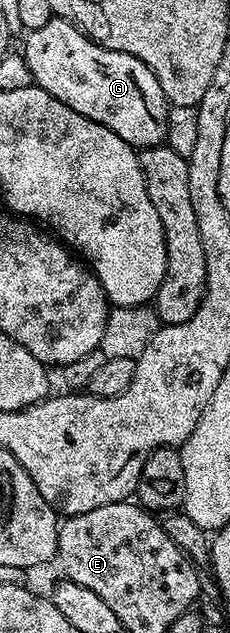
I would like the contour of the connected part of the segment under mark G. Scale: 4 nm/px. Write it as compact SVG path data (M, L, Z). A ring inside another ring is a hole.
M54 17L42 25L42 29L34 29L23 36L22 54L26 65L30 65L32 82L35 86L46 89L50 97L58 97L62 105L70 105L74 113L82 113L82 117L90 117L90 121L98 121L98 125L106 125L122 141L131 147L159 147L168 138L168 113L170 104L162 93L162 85L158 85L158 77L138 57L125 51L106 49L89 39L75 23L68 19Z

